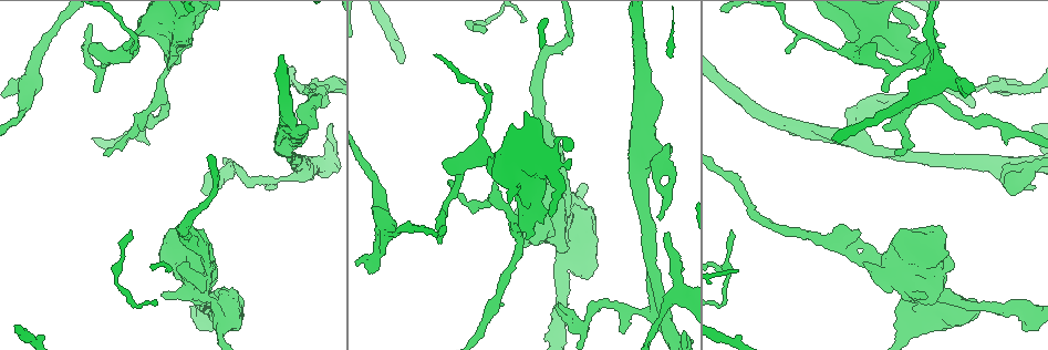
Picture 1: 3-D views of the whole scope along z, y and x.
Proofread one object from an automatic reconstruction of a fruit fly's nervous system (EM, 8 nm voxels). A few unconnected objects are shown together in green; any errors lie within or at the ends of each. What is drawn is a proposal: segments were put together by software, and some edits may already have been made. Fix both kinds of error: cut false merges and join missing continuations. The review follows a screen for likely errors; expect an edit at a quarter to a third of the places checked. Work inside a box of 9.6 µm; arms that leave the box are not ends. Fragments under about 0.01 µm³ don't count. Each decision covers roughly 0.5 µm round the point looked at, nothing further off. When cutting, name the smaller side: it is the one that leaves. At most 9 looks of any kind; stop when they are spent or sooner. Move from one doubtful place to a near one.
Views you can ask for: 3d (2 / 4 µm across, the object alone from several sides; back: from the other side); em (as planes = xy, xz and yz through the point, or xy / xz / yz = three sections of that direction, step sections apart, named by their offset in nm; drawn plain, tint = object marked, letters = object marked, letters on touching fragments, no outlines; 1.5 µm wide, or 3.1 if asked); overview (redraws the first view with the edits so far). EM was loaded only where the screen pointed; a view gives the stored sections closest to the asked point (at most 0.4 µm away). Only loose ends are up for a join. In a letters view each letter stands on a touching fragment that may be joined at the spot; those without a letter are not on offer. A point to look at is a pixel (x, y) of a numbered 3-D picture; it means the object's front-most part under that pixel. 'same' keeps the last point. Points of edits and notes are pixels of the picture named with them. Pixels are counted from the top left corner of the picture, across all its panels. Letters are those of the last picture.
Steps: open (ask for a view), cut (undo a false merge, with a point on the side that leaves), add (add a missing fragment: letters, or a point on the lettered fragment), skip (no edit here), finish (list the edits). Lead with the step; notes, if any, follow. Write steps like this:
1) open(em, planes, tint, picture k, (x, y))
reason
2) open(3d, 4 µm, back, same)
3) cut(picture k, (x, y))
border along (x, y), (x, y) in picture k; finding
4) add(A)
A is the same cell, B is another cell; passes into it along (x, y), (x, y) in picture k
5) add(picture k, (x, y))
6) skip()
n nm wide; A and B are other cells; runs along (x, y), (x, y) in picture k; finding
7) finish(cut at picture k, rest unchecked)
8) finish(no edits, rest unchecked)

open(3d, 4 µm, picture 1, (561, 306))
branch stops here

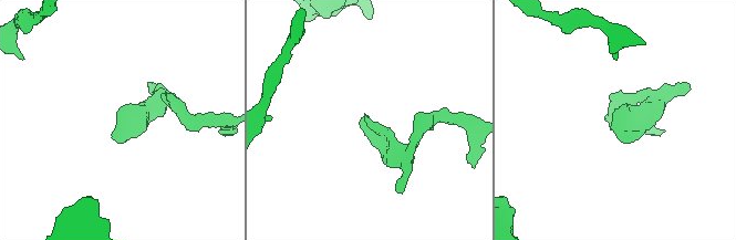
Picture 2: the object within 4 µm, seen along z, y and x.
open(em, xy, step 8, tint, picture 2, (123, 106))

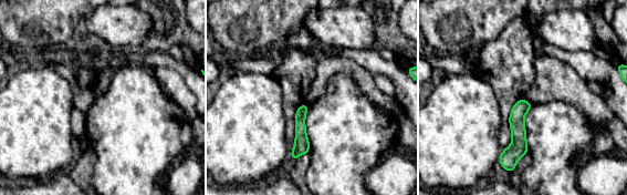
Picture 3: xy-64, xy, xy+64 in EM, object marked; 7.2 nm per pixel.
open(em, planes, letters, same)
cut it another way

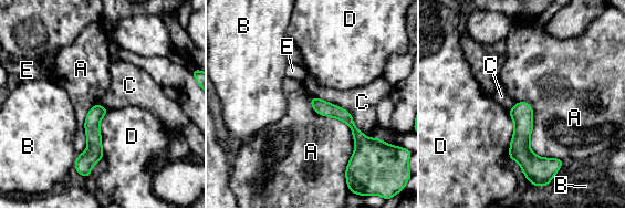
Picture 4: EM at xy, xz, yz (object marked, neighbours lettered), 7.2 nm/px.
skip()
A, B, C, D and E are other cells; border along (311, 95), (351, 129), (345, 173) in picture 4; no lettered fragment goes on from it

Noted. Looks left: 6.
open(3d, 4 µm, picture 1, (1035, 188))
free end

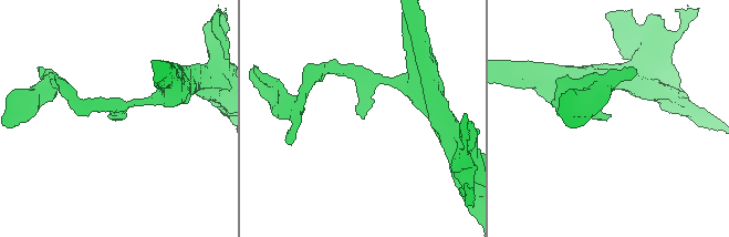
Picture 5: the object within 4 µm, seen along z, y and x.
open(em, planes, letters, picture 5, (116, 116))

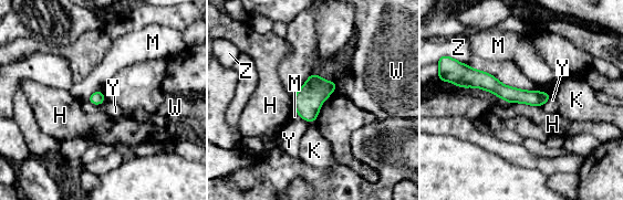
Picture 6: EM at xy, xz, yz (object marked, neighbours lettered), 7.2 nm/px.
skip()
H, K, M, W, Y and Z are other cells; border along (508, 103), (526, 103), (541, 106) in picture 6; none of them fits

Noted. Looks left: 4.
open(3d, 4 µm, picture 1, (681, 297))
a narrow waist

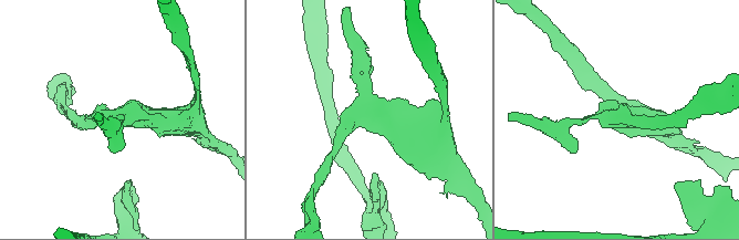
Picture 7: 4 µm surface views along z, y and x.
open(em, planes, plain, picture 7, (611, 114))
3 arms

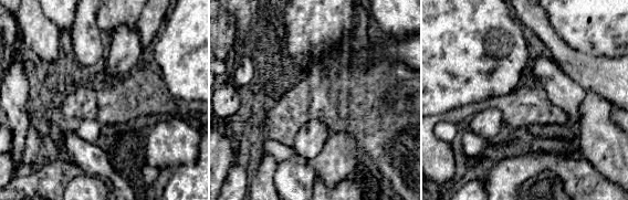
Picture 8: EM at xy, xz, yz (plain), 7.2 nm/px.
open(em, planes, letters, same)
see the neighbours

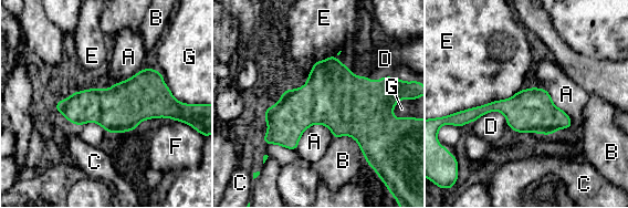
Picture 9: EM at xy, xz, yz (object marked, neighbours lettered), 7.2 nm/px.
skip()
A, B, C, D, E, F and G are other cells; runs along (59, 103), (62, 106), (179, 106) in picture 9; one neuron here

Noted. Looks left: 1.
finish(no edits, rest unchecked)

